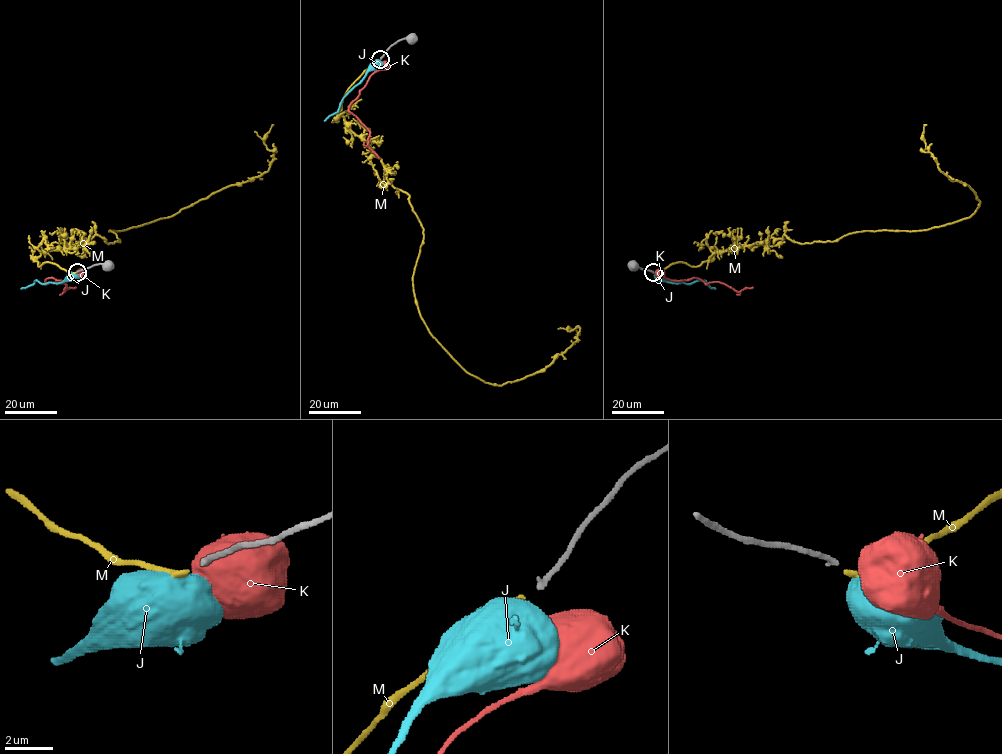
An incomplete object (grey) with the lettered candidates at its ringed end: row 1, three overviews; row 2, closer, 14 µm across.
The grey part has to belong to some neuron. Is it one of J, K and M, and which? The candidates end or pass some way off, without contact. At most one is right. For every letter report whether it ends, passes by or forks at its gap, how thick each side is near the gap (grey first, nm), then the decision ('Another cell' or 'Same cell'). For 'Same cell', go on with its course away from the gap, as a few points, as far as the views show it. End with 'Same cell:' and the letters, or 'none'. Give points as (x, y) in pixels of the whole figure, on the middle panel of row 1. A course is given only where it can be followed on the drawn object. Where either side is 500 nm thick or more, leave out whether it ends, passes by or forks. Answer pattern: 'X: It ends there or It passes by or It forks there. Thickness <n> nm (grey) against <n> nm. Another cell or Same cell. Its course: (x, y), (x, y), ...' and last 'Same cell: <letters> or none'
J: Thickness 220 nm (grey) against 750 nm. Another cell
K: Thickness 220 nm (grey) against 900 nm. Another cell
M: It ends there. Thickness 220 nm (grey) against 320 nm. Another cell
Same cell: none

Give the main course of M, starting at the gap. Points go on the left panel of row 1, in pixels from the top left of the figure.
M: (75, 272), (34, 261), (83, 237), (120, 242), (109, 231), (259, 177), (276, 152), (264, 143), (273, 124)

